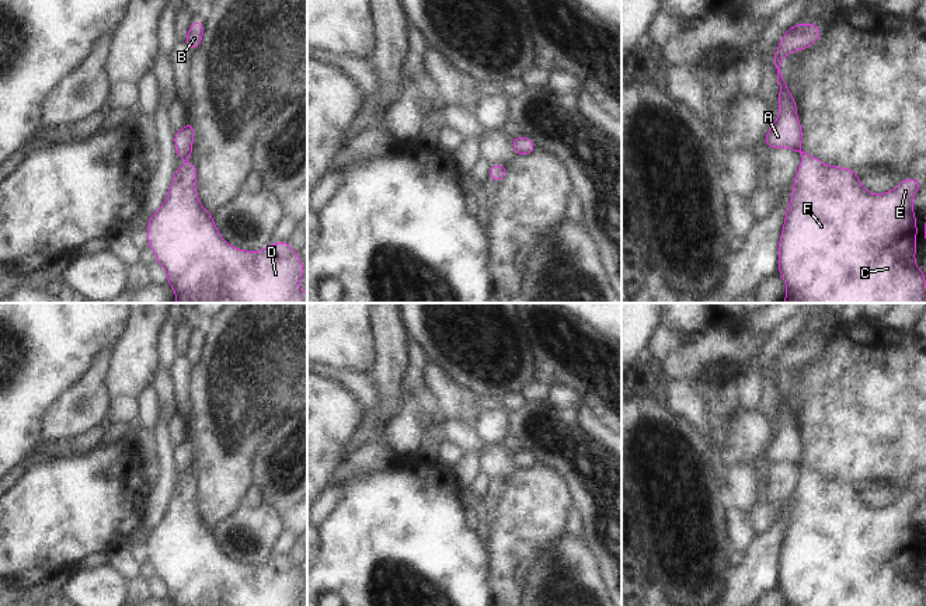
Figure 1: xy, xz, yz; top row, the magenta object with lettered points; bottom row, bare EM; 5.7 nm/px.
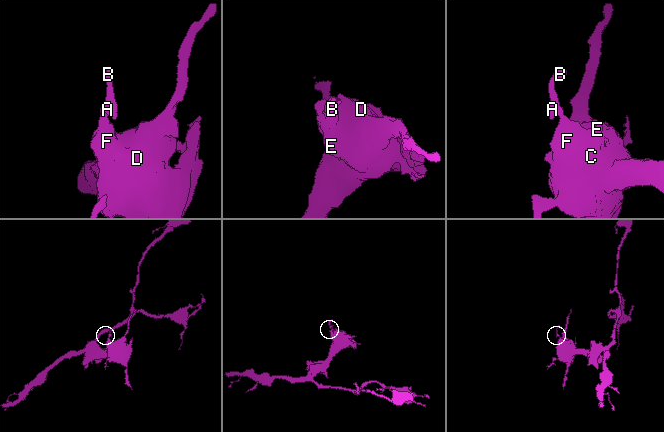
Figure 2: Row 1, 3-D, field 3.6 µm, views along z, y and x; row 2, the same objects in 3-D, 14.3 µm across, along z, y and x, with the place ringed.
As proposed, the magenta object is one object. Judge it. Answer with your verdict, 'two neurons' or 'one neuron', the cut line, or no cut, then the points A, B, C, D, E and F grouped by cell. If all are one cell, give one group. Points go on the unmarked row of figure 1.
one neuron | no cut | A B C D E F

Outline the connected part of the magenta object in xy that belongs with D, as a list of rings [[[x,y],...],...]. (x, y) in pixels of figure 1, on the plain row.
[[[196,478],[180,480],[166,513],[146,539],[147,560],[156,568],[156,577],[166,584],[167,598],[174,606],[302,606],[306,581],[299,565],[292,564],[288,554],[254,567],[229,558],[212,527],[199,516],[196,492]]]

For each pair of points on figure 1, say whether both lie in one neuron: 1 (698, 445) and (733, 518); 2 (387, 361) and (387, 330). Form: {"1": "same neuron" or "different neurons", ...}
{"1": "different neurons", "2": "same neuron"}

